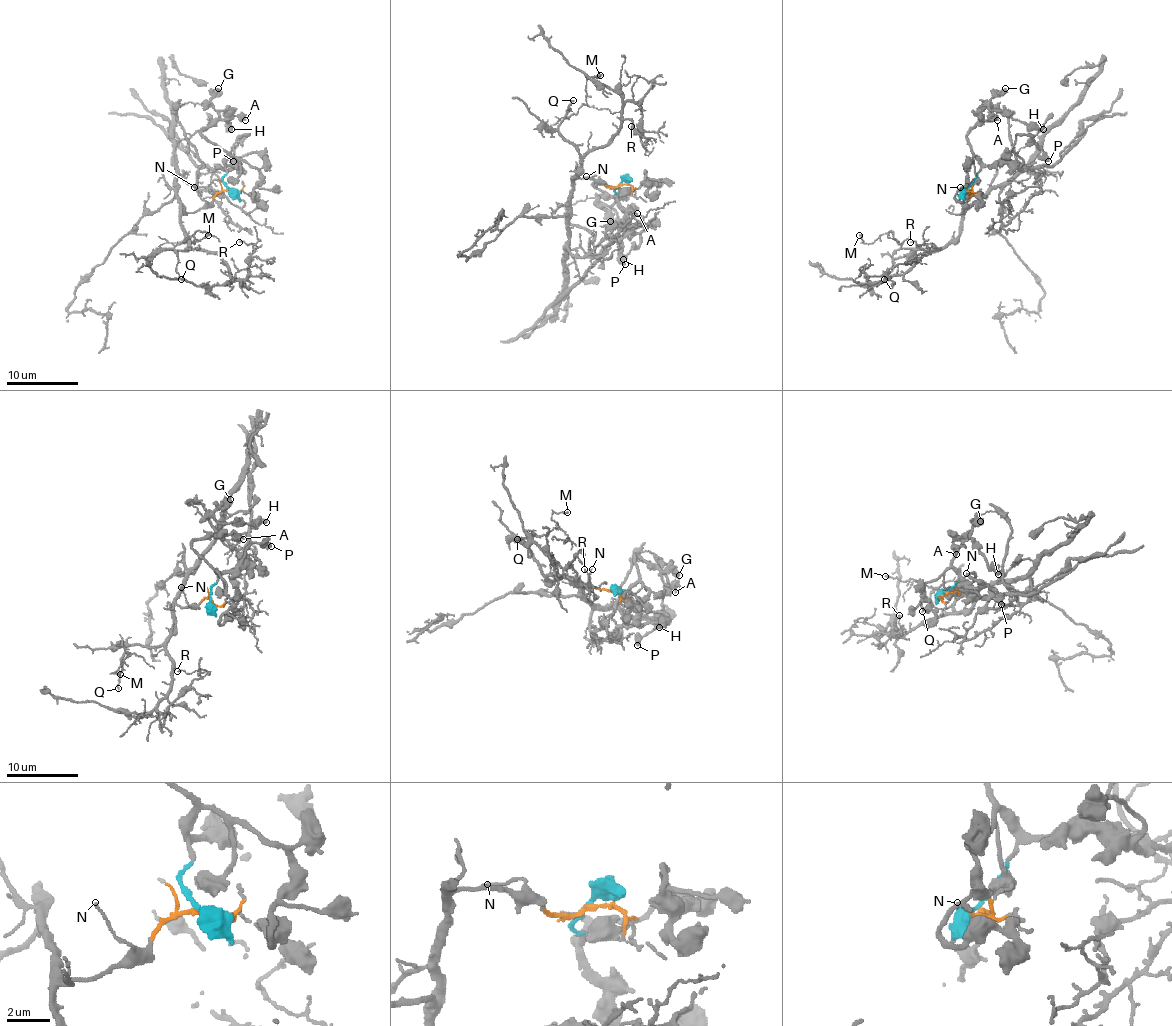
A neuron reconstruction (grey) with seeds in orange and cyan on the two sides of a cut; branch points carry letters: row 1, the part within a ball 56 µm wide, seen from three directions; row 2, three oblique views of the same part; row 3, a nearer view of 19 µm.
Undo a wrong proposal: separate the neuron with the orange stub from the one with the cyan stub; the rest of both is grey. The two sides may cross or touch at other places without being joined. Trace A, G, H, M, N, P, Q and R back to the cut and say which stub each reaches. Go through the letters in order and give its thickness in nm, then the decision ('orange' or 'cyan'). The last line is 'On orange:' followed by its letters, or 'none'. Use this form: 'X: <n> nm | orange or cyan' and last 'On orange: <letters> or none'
A: 190 nm | cyan
G: 550 nm | cyan
H: 400 nm | cyan
M: 180 nm | orange
N: 110 nm | orange
P: 480 nm | cyan
Q: 110 nm | orange
R: 120 nm | orange
On orange: M, N, Q, R

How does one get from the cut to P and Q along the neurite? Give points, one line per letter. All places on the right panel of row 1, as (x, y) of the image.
P: (968, 188), (982, 167), (1002, 160), (1018, 134), (1027, 134), (1049, 161)
Q: (968, 188), (963, 228), (956, 237), (941, 247), (898, 249), (893, 255), (891, 272), (884, 280)

